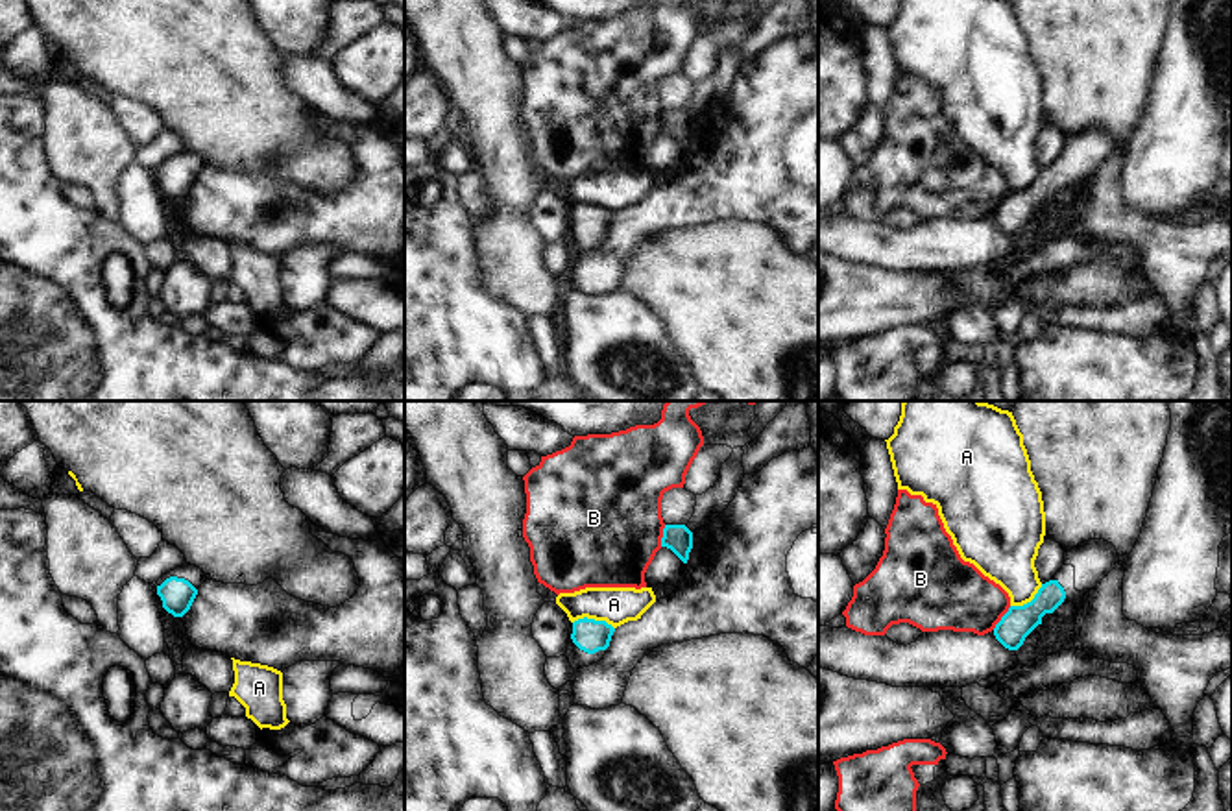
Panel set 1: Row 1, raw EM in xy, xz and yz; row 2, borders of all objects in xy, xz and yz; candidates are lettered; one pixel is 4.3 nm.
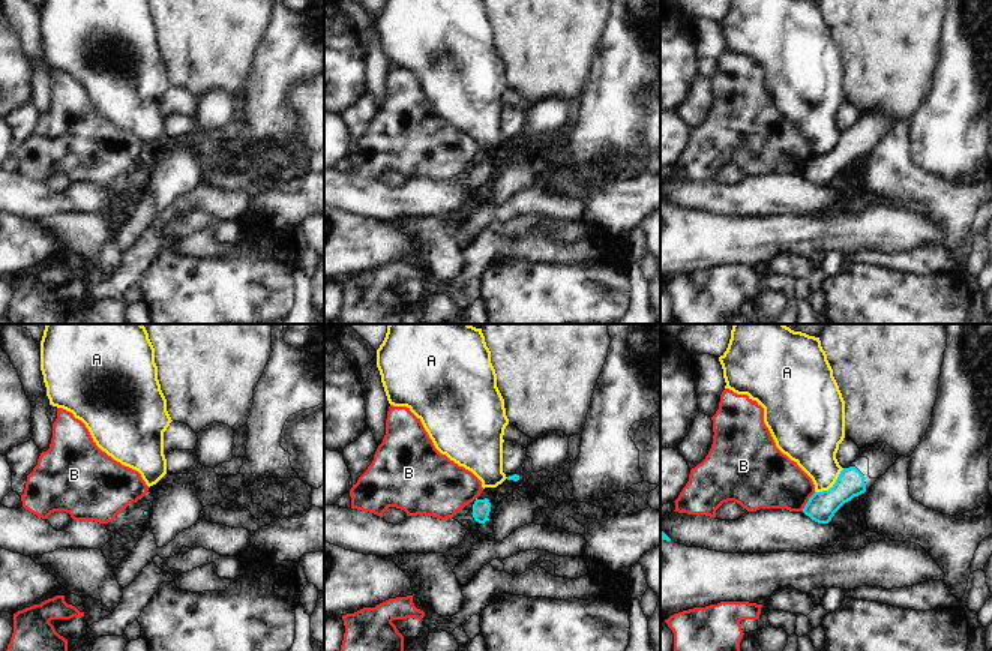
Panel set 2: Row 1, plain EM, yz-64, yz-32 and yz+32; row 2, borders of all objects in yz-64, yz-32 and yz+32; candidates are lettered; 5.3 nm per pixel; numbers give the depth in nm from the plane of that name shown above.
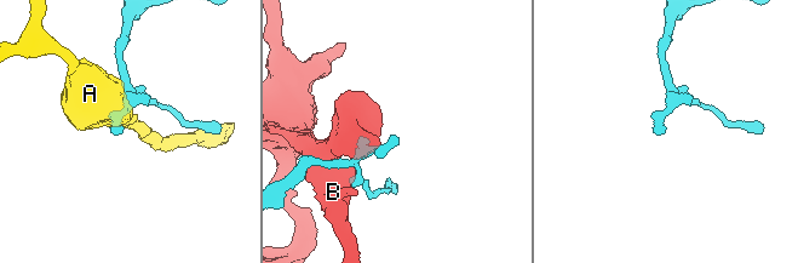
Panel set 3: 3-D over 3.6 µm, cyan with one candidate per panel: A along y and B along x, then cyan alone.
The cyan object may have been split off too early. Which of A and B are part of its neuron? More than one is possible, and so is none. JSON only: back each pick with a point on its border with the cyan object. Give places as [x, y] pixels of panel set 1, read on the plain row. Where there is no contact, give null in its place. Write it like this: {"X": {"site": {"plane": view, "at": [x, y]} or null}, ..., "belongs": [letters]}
{"belongs": []}

